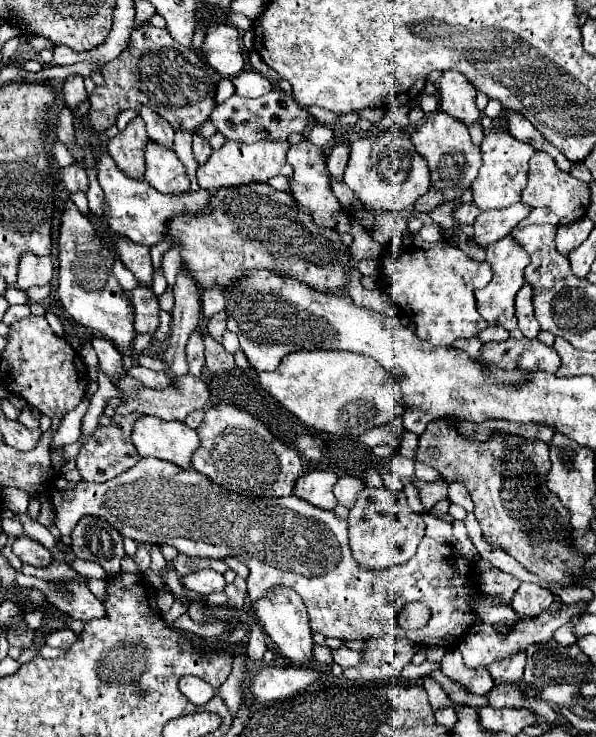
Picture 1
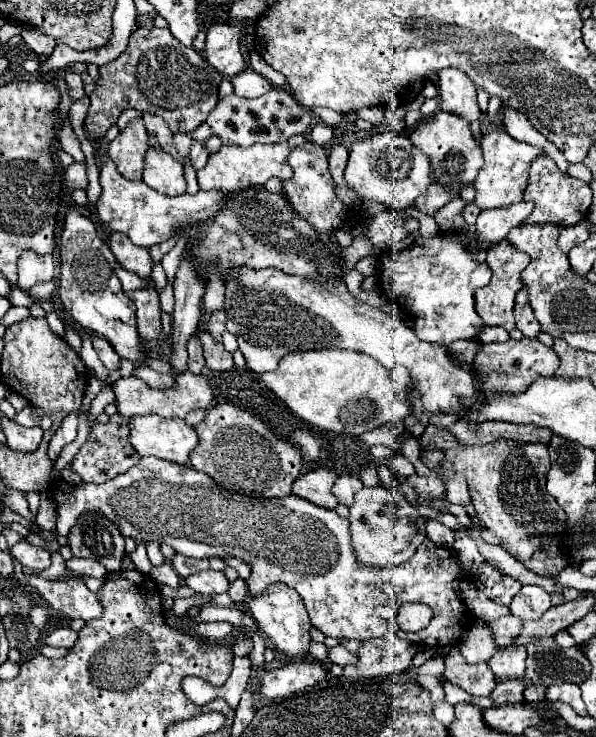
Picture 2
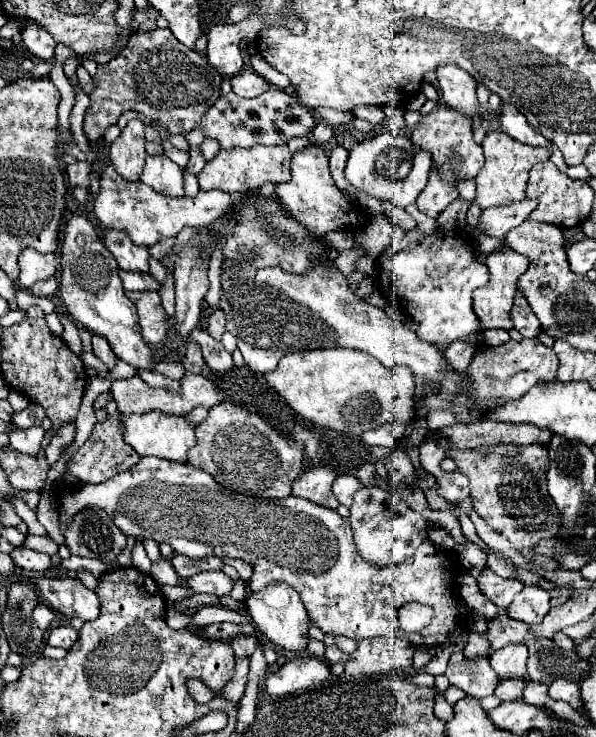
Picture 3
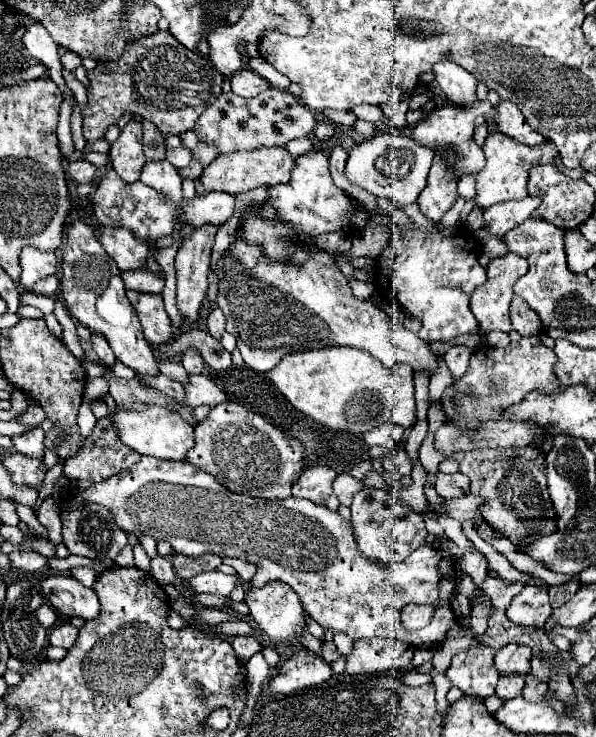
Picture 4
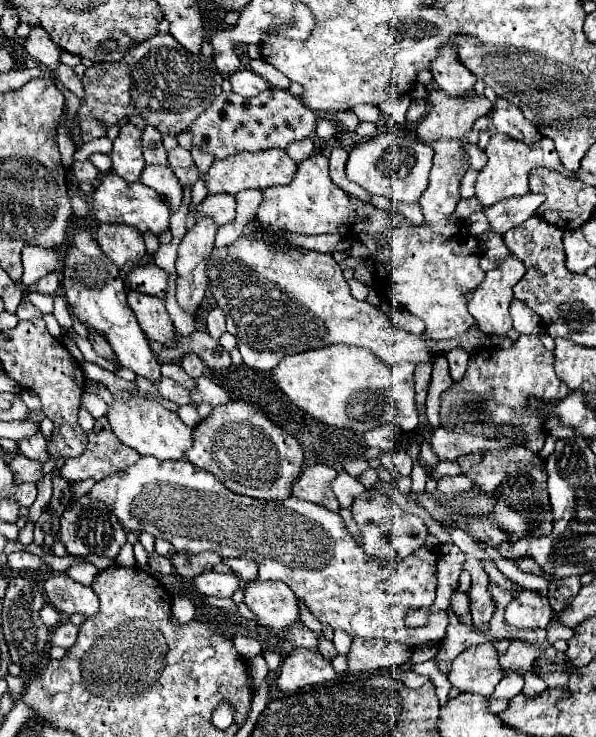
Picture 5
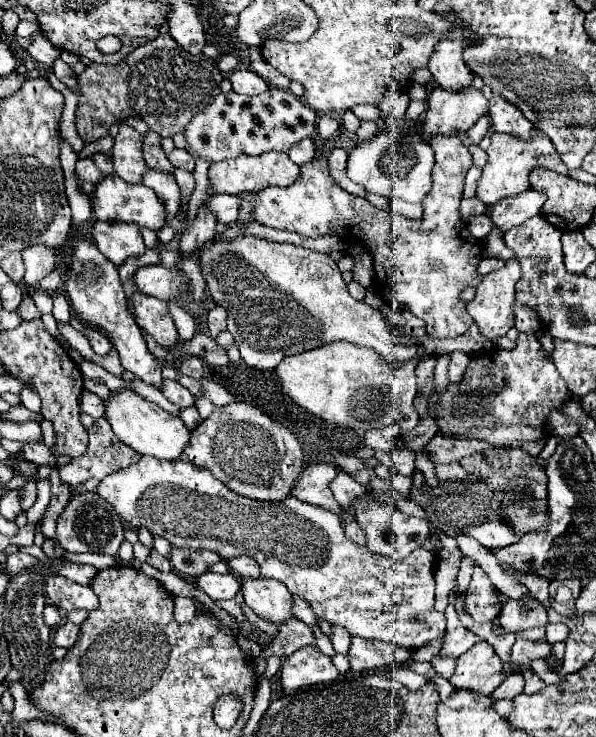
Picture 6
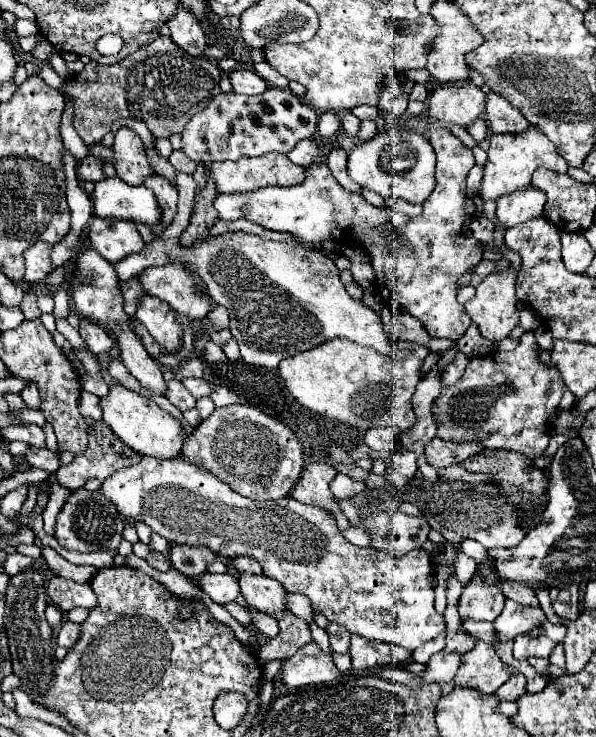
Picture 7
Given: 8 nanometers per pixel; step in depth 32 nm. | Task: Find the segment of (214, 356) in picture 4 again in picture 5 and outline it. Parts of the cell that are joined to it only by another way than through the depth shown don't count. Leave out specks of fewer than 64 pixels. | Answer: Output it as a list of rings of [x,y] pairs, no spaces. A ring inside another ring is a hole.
[[[194,332],[190,338],[178,338],[176,346],[162,346],[156,344],[154,340],[148,340],[152,352],[156,354],[156,358],[160,362],[170,362],[170,360],[178,360],[188,352],[198,354],[210,368],[228,368],[230,366],[230,354],[216,342],[212,340],[208,334],[204,332]]]

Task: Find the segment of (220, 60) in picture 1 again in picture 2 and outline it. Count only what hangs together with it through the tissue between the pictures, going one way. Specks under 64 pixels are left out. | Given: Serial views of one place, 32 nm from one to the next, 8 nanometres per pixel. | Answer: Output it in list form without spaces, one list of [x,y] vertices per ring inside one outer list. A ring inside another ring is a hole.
[[[246,20],[246,26],[214,24],[206,34],[206,60],[230,78],[244,70],[244,58],[240,54],[240,38],[254,36],[256,20]]]

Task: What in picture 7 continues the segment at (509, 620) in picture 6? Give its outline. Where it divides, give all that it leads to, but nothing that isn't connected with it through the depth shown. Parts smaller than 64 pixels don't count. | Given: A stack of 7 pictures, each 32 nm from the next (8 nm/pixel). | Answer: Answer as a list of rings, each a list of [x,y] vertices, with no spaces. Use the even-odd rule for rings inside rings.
[[[506,600],[506,606],[502,614],[494,620],[494,632],[496,632],[496,644],[504,644],[518,634],[530,632],[536,622],[546,620],[544,612],[540,608],[526,608],[516,604],[514,600]]]

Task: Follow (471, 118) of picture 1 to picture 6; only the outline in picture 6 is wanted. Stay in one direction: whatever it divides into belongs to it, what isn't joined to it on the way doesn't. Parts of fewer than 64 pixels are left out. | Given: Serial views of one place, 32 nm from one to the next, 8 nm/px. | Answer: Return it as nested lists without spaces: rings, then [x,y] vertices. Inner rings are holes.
[[[436,2],[434,12],[450,24],[450,30],[436,44],[434,54],[428,62],[428,70],[442,88],[456,92],[472,84],[472,70],[468,70],[468,66],[464,64],[462,52],[464,46],[480,42],[480,36],[476,36],[468,26],[464,26],[464,20],[460,20],[444,2]]]

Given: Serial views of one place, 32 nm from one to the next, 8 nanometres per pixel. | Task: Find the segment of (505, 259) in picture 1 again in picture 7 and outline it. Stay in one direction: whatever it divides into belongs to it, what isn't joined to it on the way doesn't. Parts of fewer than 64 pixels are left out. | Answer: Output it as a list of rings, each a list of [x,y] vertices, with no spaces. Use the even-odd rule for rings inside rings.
[[[514,268],[494,272],[488,278],[482,280],[482,284],[476,288],[476,296],[464,304],[464,308],[466,308],[468,316],[472,318],[472,322],[478,324],[480,334],[490,342],[500,342],[500,340],[508,338],[512,328],[520,322],[518,308],[516,308],[518,300],[514,296],[514,282],[516,282]]]

